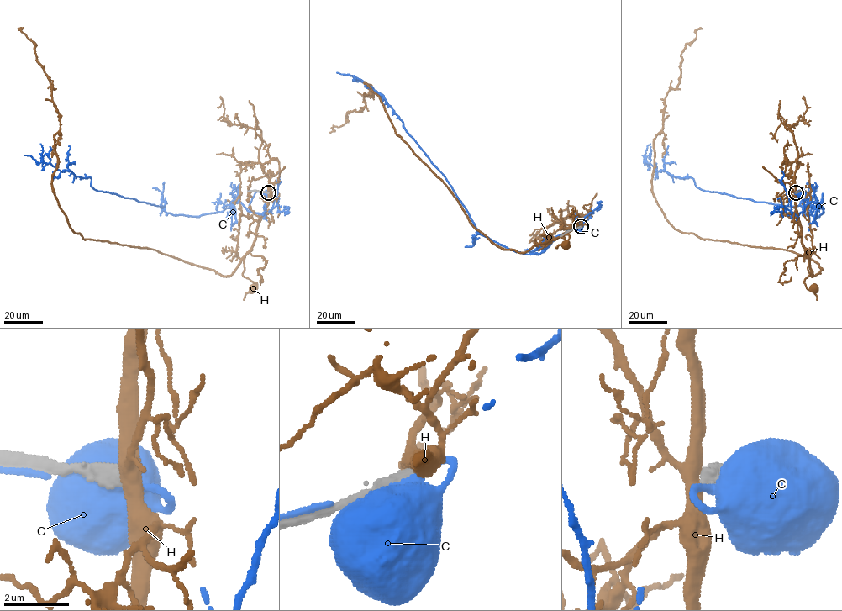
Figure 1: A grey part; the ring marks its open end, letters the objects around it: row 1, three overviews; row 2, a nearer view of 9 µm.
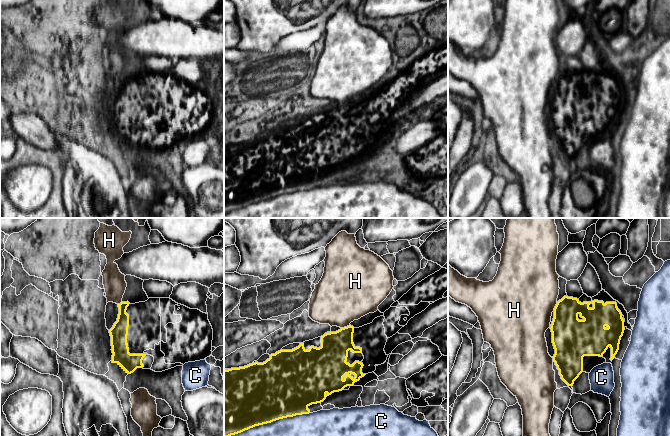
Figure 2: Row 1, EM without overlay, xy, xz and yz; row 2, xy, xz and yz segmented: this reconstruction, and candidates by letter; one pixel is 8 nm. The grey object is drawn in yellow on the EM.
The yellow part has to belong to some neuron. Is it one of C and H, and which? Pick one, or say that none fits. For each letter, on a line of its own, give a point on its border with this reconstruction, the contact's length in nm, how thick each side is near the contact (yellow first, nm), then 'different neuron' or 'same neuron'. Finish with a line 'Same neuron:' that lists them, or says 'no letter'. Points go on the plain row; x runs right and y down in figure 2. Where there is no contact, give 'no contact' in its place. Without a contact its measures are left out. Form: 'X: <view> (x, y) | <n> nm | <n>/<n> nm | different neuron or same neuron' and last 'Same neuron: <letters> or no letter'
C: xz (266, 199) | 700 nm | 500/400 nm | different neuron
H: xz (345, 103) | 80 nm | 240/420 nm | different neuron
Same neuron: no letter

